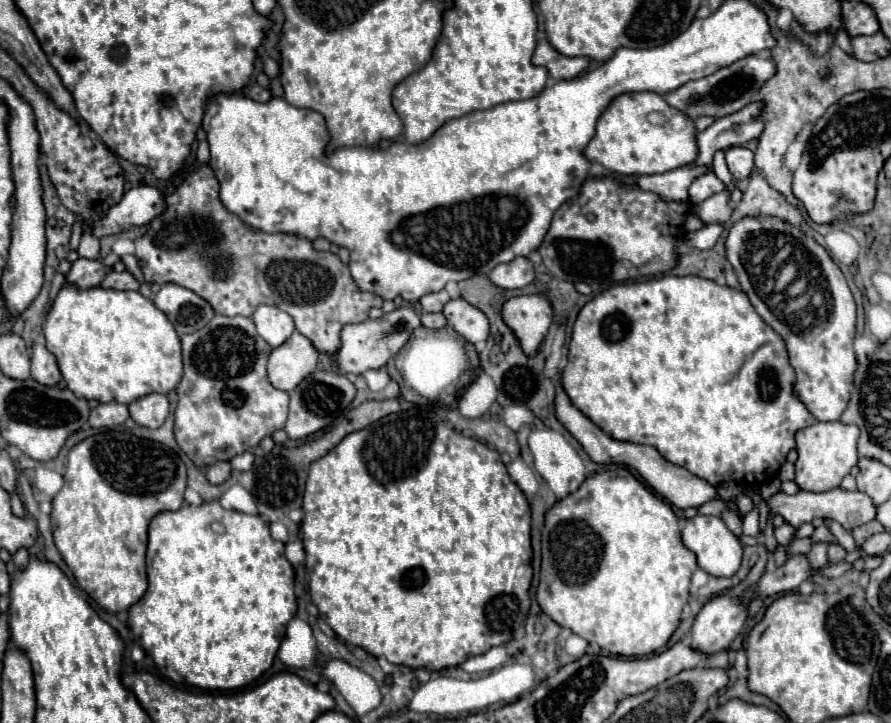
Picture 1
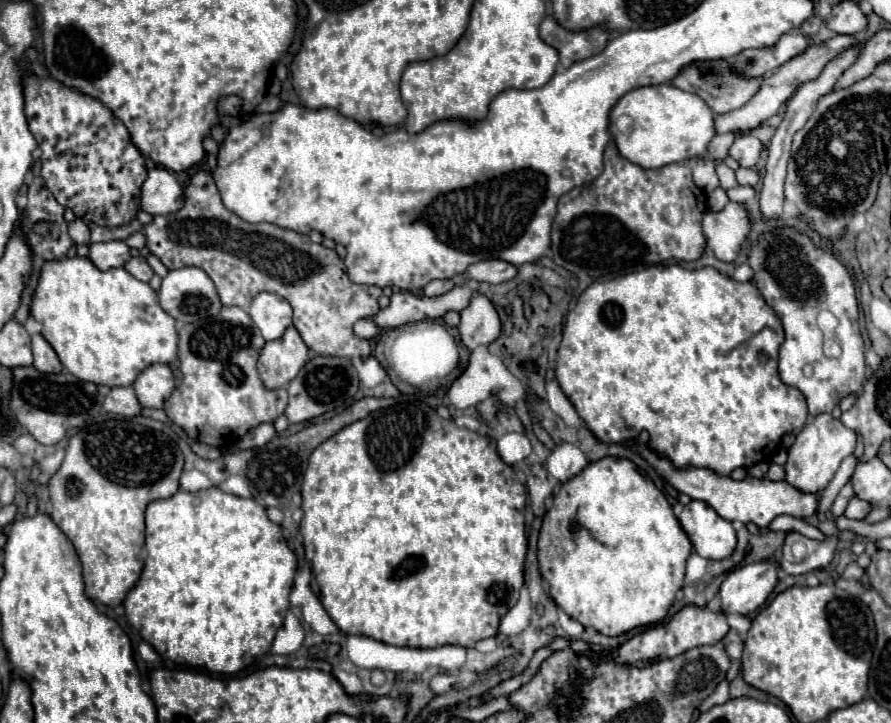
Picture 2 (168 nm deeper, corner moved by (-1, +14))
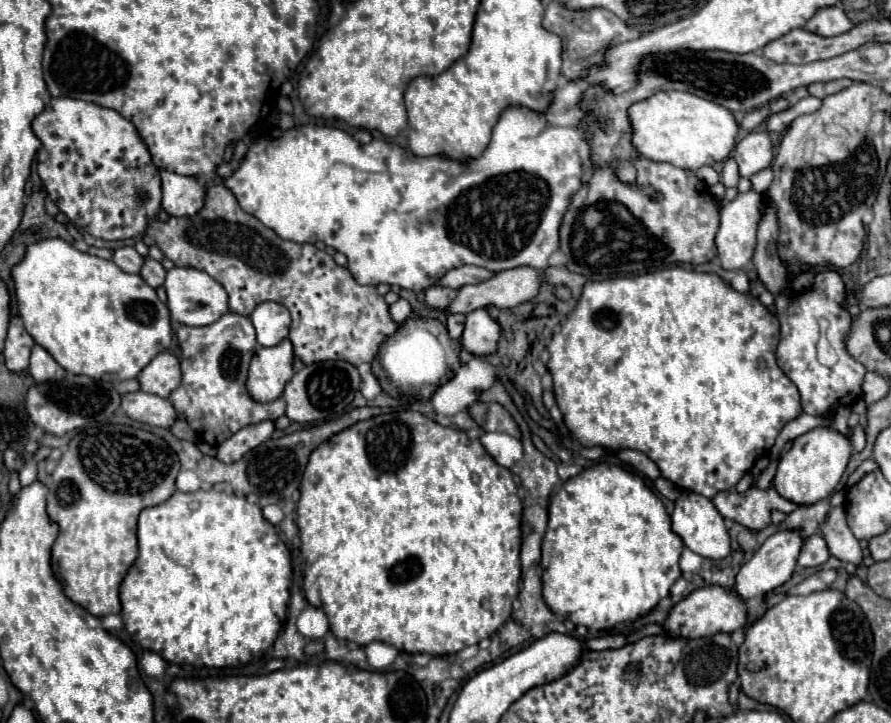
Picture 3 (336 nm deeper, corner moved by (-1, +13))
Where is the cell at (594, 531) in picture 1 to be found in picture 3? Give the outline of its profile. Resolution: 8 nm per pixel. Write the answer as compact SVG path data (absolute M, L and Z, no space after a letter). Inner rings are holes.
M595 463L593 467L587 467L585 471L581 471L579 475L571 477L569 481L565 481L551 497L551 519L543 537L543 547L541 547L541 565L543 565L543 597L547 601L547 605L551 607L553 613L569 619L573 625L583 625L587 629L597 629L597 631L605 631L605 629L613 629L619 623L625 621L633 621L637 617L643 617L645 613L649 613L663 597L669 595L671 585L681 577L681 569L679 569L679 557L683 551L683 541L677 533L673 533L671 529L671 517L665 511L665 505L661 503L661 499L643 483L643 479L639 479L635 473L625 471L623 467L615 465L615 463Z

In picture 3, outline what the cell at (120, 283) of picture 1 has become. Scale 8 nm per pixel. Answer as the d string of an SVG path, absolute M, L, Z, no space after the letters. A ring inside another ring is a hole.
M145 257L139 275L141 275L153 289L157 289L159 285L163 285L163 281L165 281L165 269L161 267L159 261L155 261L155 259L151 259L151 257Z

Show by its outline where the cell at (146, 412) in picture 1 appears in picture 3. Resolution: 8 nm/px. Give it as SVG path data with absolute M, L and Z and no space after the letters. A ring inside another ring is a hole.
M159 353L137 377L141 383L141 391L159 395L167 399L171 391L175 391L181 383L179 361L171 353Z

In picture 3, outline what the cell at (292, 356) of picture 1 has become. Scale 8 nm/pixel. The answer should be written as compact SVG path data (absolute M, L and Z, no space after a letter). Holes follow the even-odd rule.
M283 339L275 347L259 347L251 359L247 391L253 399L267 403L281 397L285 383L293 377L293 345Z

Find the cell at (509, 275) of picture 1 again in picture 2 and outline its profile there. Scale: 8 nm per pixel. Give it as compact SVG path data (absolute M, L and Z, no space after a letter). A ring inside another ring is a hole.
M481 260L481 262L475 262L473 266L469 266L465 270L465 274L477 282L501 284L501 282L511 280L517 274L517 268L509 266L507 262L501 262L501 260Z

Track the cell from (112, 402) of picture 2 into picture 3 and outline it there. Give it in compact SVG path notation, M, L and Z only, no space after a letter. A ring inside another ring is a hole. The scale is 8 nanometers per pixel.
M143 391L121 395L121 411L135 421L155 427L171 427L177 419L175 409L167 399Z

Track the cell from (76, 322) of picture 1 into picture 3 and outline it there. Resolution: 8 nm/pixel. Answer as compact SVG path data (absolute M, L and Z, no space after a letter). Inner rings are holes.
M43 239L27 247L25 259L11 273L25 329L65 371L89 375L95 380L104 380L108 375L117 375L119 381L135 379L155 355L167 351L171 345L173 331L167 305L159 301L155 289L141 275L121 271L113 261L81 253L63 239Z

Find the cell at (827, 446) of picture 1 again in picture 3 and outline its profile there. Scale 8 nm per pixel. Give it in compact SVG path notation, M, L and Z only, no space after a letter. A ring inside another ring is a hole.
M817 427L803 433L779 461L777 475L773 479L777 493L799 505L813 505L829 497L847 467L851 451L851 441L833 427Z

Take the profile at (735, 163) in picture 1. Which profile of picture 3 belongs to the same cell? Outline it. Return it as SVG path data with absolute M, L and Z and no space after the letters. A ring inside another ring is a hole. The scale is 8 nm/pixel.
M753 131L747 137L743 137L735 149L733 149L733 159L739 165L741 177L751 177L765 167L771 165L773 161L773 151L771 151L771 139L769 133L765 131Z

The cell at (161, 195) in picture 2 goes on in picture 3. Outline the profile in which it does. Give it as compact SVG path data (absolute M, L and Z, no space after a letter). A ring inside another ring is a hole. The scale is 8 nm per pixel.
M161 171L161 209L165 209L169 215L185 217L195 215L203 207L203 187L193 179L185 175L177 175L173 171Z

